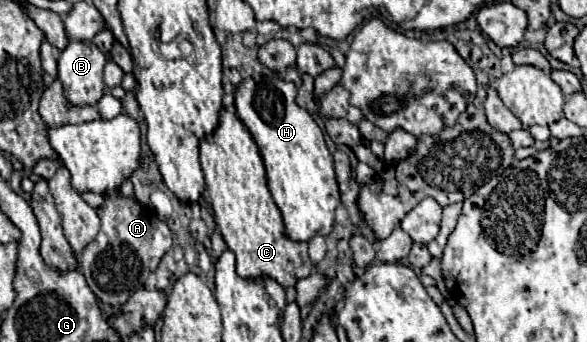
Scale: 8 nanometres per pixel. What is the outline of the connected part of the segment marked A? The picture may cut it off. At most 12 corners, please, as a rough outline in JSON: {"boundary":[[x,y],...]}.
{"boundary":[[118,192],[80,268],[120,308],[170,250],[150,206]]}

